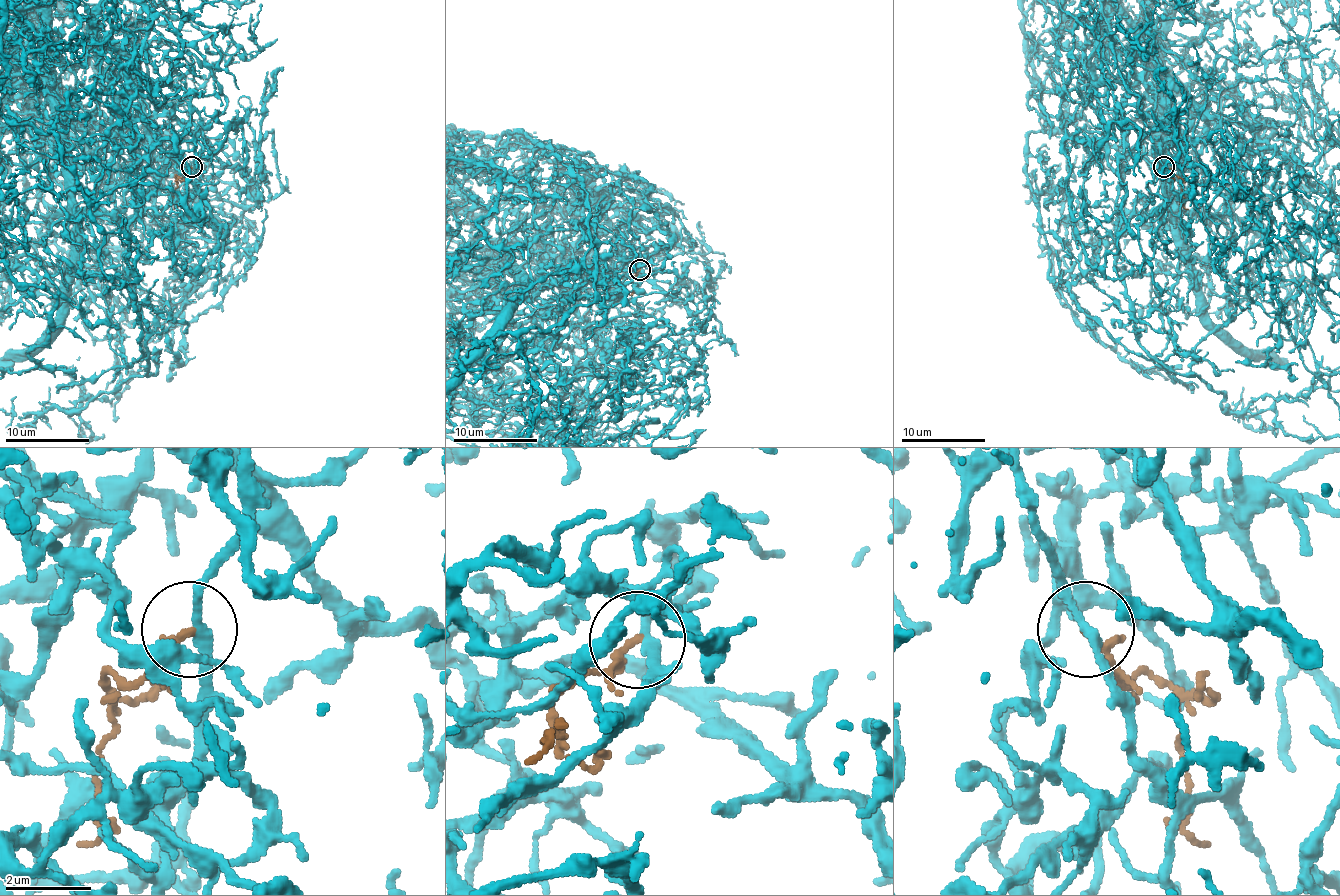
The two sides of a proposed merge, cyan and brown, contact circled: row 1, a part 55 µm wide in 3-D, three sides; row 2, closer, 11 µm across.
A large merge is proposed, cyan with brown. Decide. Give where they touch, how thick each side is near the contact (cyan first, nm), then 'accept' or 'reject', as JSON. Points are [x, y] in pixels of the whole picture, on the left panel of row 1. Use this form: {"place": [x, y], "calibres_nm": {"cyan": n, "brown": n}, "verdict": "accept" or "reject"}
{"place": [192, 167], "calibres_nm": {"cyan": 190, "brown": 190}, "verdict": "reject"}

